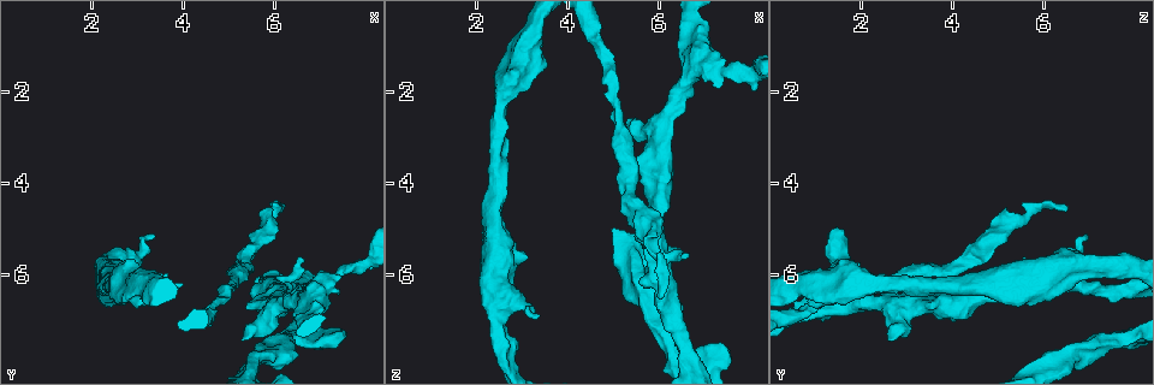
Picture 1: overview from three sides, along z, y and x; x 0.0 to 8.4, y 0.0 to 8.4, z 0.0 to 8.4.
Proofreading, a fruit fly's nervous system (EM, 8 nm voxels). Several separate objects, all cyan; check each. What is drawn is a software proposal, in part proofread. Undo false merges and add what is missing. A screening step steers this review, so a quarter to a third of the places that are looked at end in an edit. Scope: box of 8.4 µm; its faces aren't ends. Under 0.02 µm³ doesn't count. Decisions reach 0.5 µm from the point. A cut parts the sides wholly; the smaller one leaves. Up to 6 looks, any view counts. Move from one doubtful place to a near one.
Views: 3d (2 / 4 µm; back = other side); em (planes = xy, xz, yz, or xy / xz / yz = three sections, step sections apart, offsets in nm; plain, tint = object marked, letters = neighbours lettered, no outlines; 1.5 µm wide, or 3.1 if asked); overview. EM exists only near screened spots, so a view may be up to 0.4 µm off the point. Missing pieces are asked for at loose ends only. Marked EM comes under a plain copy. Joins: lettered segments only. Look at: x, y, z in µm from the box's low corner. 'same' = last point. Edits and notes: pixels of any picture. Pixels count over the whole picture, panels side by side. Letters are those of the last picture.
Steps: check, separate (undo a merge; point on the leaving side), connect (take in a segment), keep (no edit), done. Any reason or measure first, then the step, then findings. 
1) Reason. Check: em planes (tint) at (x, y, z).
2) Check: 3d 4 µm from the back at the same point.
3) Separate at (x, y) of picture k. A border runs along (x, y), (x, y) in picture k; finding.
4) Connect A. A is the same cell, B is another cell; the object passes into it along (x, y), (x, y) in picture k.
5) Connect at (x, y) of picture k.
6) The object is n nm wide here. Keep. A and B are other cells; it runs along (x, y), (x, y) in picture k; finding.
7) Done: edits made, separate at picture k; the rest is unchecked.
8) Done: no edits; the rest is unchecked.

Branch stops here. Check: em xy step 8 (letters) at (3.45, 5.15, 6.90).

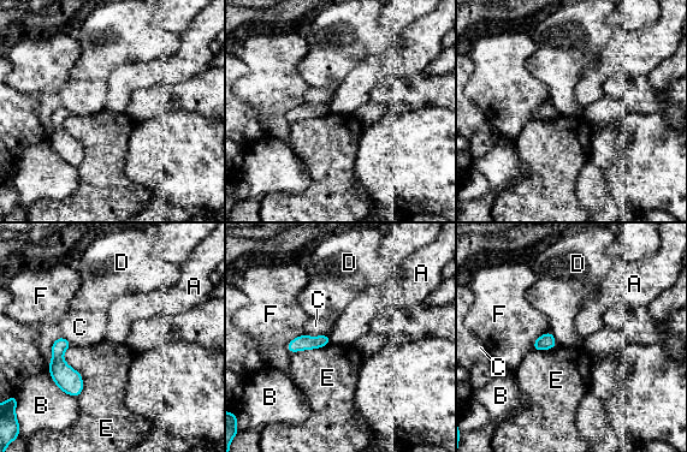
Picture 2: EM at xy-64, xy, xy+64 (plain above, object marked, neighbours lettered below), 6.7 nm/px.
Keep. A, B, C, D, E and F are other cells; a border runs along (329, 337), (331, 343) in picture 2; no lettered segment goes on from it.

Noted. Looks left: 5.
Thick end. Check: em planes (letters) at (5.30, 7.40, 2.55).

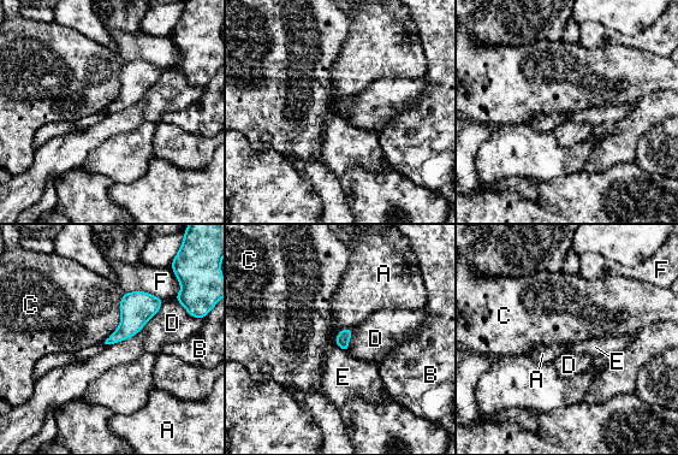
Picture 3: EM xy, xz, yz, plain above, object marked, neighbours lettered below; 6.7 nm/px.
Keep. A, B, C, D, E and F are other cells; a border runs along (349, 326), (338, 334) in picture 3; none of them fits.

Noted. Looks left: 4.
Check: 3d 4 µm at (6.05, 4.55, 6.50).

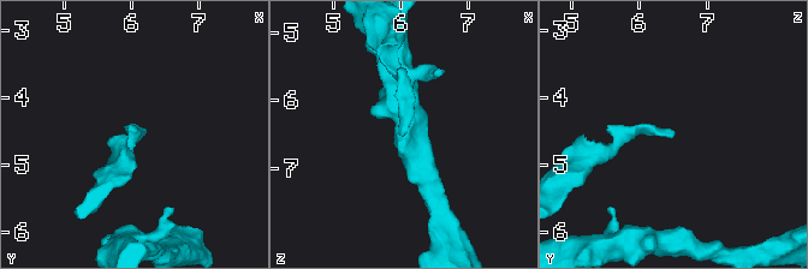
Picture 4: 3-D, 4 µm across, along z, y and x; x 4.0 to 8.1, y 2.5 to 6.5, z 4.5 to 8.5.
Shape alone is not enough. Check: em planes (letters) at (6.05, 4.55, 6.50).

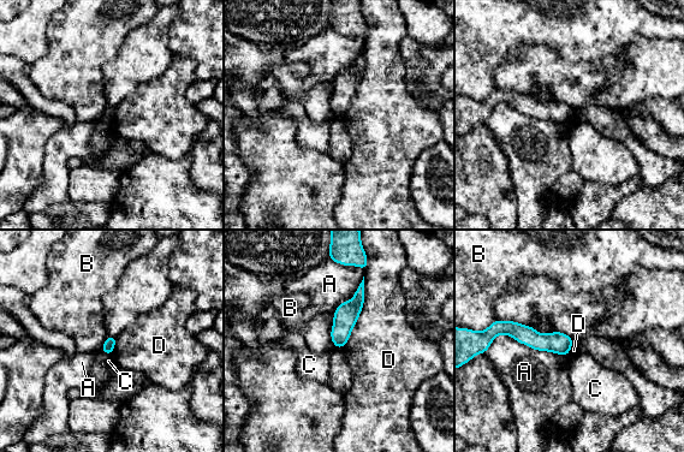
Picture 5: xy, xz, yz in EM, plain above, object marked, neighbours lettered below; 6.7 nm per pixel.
Keep. A, B, C and D are other cells; it runs along (500, 327), (537, 342), (569, 342) in picture 5; no lettered segment goes on from it.

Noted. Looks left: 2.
Done: no edits; the rest is unchecked.

